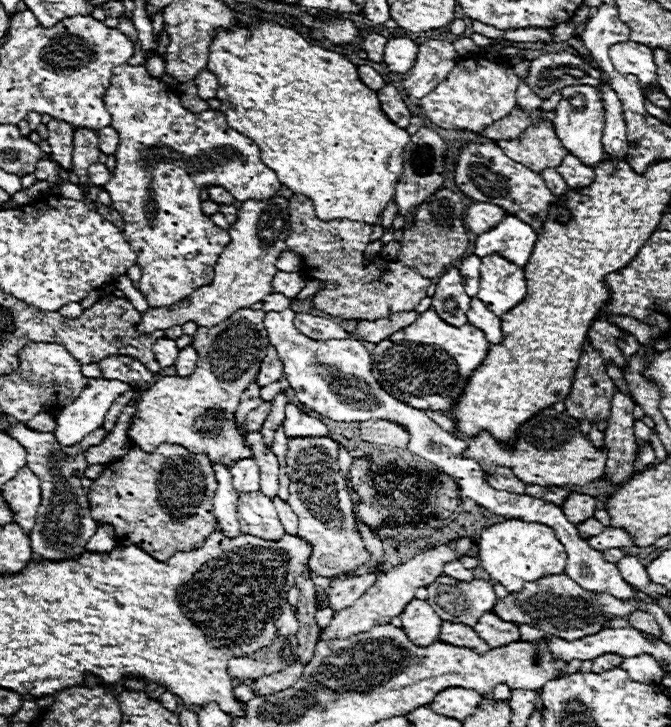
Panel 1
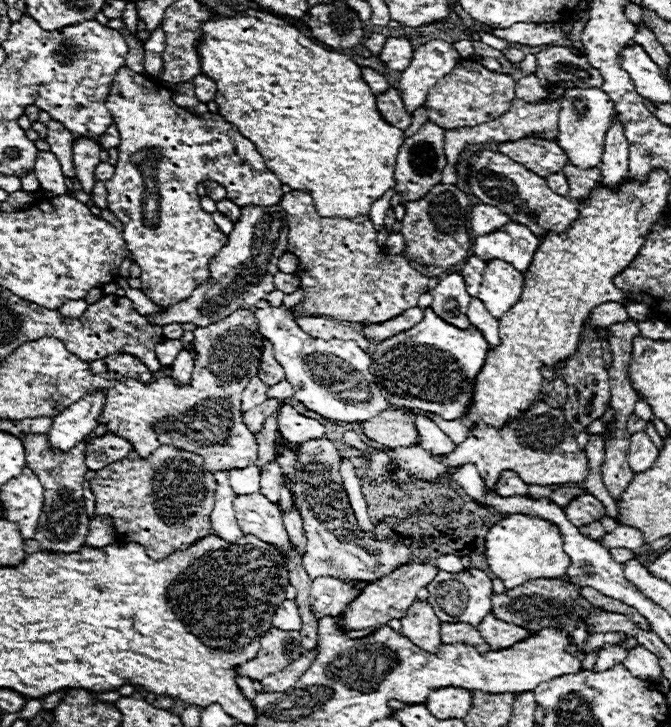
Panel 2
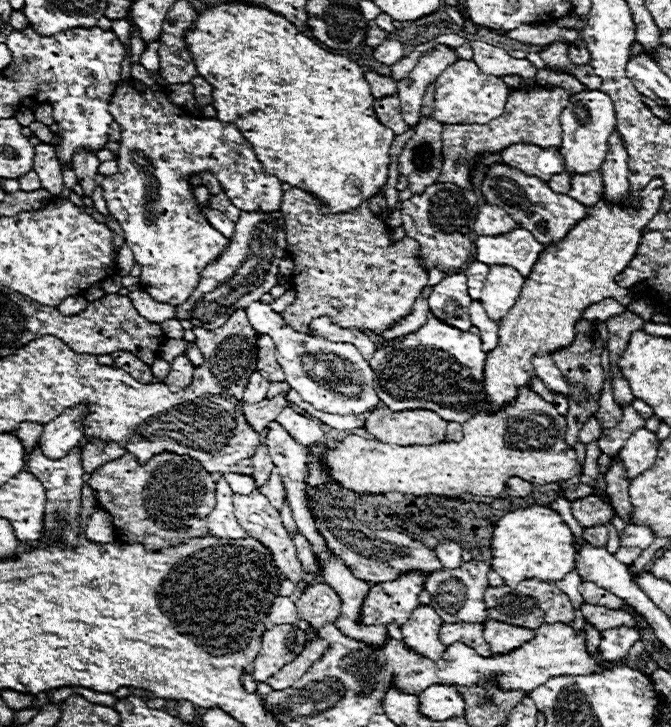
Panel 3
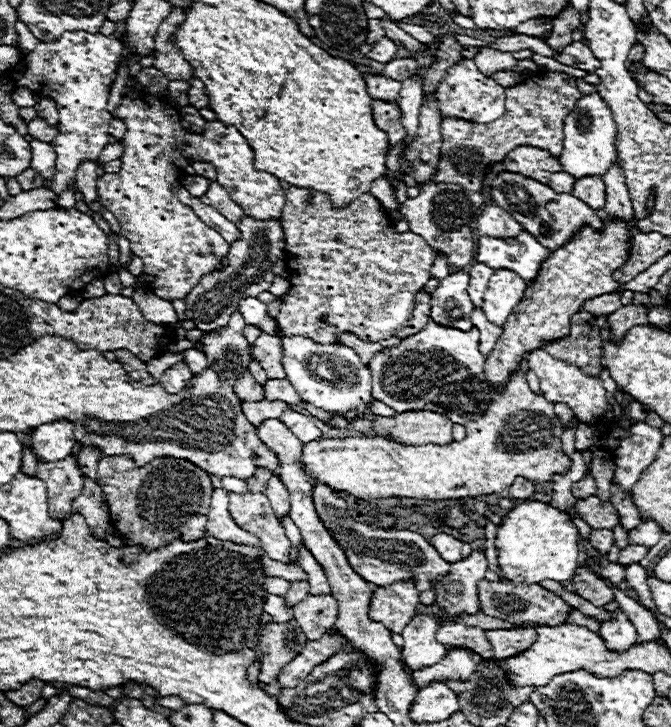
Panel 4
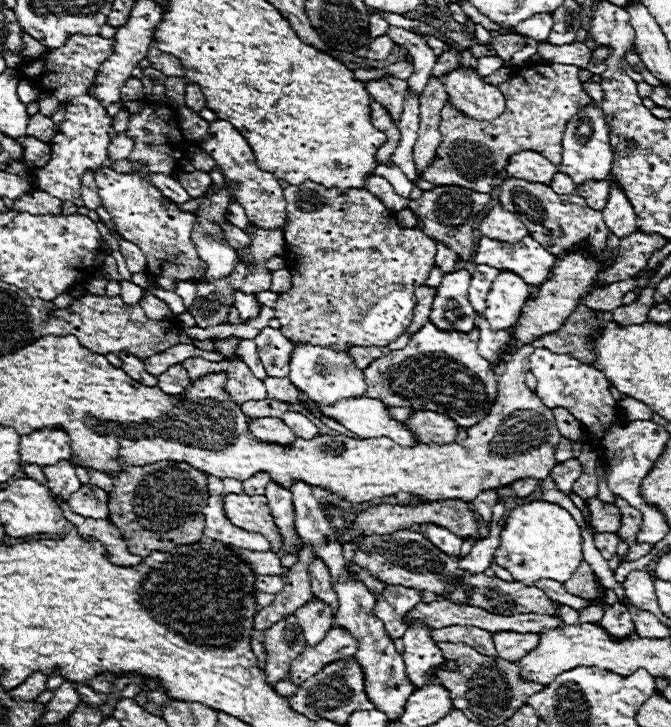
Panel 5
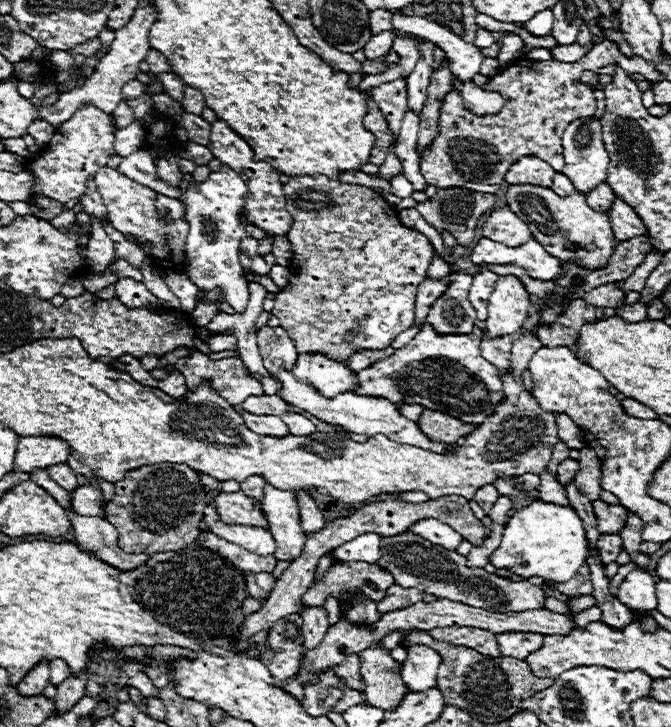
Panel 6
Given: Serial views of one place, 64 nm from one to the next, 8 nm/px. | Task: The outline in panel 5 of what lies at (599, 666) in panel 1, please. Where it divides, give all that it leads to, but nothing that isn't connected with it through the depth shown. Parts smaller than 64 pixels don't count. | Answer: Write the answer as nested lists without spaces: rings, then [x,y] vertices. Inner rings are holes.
[[[620,602],[612,606],[604,606],[604,618],[598,624],[602,624],[602,628],[606,628],[606,632],[610,632],[610,636],[616,638],[626,638],[630,632],[634,632],[632,616],[628,608]]]

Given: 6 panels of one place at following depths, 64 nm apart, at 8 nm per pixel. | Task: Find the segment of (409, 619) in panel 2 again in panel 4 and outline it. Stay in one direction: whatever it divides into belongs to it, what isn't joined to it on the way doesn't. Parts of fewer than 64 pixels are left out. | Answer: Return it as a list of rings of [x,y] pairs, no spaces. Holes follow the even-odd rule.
[[[412,616],[410,624],[404,628],[402,658],[410,670],[420,670],[438,664],[446,656],[446,646],[436,640],[436,630],[440,628],[434,616]]]

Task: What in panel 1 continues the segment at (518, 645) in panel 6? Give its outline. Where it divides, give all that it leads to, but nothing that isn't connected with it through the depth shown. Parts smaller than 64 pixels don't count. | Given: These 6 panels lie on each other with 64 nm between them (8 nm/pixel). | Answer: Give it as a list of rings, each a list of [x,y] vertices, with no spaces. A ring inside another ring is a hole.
[[[486,612],[484,616],[480,616],[474,630],[478,632],[478,636],[482,636],[482,640],[486,640],[486,644],[490,644],[490,648],[498,648],[502,644],[520,640],[520,628],[516,624],[502,622],[492,612]]]

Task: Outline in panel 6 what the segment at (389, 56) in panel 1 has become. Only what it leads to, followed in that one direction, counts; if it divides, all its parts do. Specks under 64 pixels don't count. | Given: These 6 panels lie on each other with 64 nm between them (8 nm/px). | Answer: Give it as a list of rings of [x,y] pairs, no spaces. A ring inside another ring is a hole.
[[[386,30],[386,32],[380,32],[376,36],[372,36],[366,46],[364,46],[364,54],[368,60],[378,60],[382,58],[390,48],[392,48],[392,40],[394,40],[394,34],[392,30]]]

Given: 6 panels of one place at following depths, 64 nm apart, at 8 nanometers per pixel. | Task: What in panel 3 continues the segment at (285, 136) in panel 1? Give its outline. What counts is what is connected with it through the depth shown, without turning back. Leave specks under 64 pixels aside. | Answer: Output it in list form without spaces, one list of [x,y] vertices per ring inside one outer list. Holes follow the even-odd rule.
[[[252,2],[210,4],[206,10],[202,10],[198,14],[194,26],[184,34],[184,40],[186,40],[188,52],[198,68],[198,74],[204,76],[204,80],[214,86],[212,88],[212,106],[216,108],[216,118],[224,120],[228,124],[234,124],[242,132],[242,136],[246,136],[246,140],[250,140],[250,144],[254,144],[254,152],[256,152],[264,172],[278,176],[278,180],[288,182],[290,186],[312,192],[314,196],[318,196],[320,200],[324,200],[328,204],[326,212],[334,212],[334,214],[356,208],[364,198],[372,198],[384,186],[384,182],[388,178],[390,146],[394,142],[394,132],[378,122],[378,118],[374,114],[374,96],[370,94],[370,88],[364,80],[364,72],[356,62],[352,62],[346,56],[336,56],[332,52],[326,52],[324,48],[314,44],[308,36],[298,32],[298,28],[290,20],[286,20],[284,16],[280,16],[276,12],[270,12],[266,6],[258,6]]]

